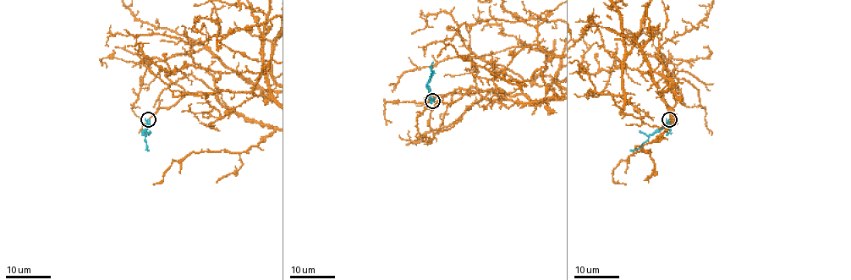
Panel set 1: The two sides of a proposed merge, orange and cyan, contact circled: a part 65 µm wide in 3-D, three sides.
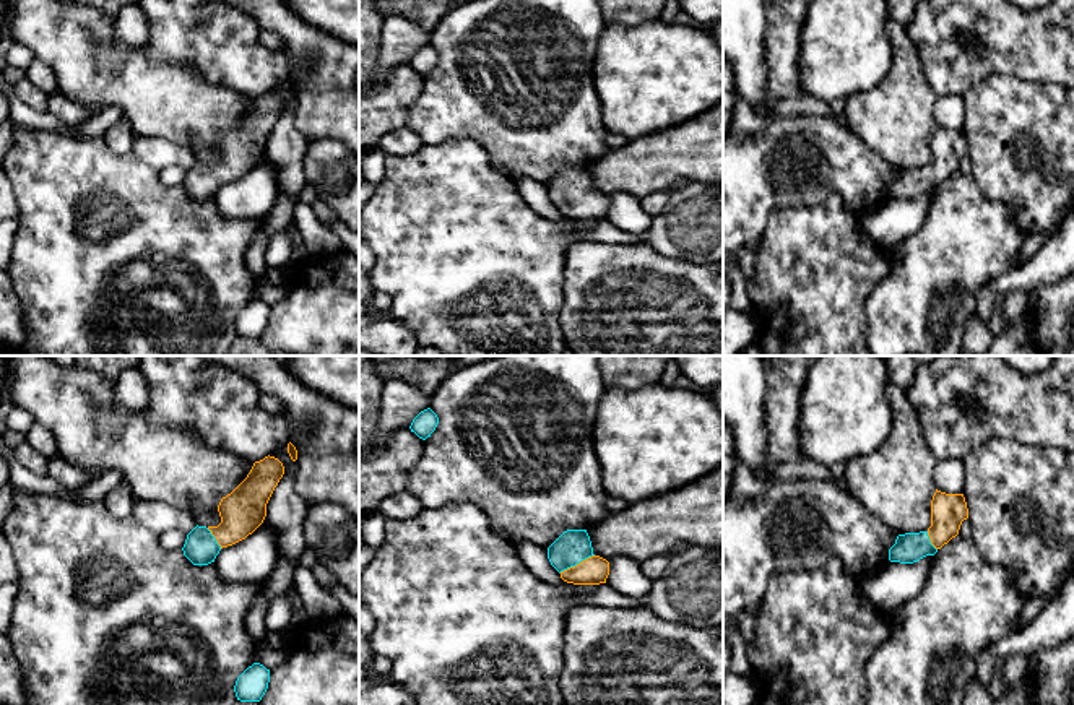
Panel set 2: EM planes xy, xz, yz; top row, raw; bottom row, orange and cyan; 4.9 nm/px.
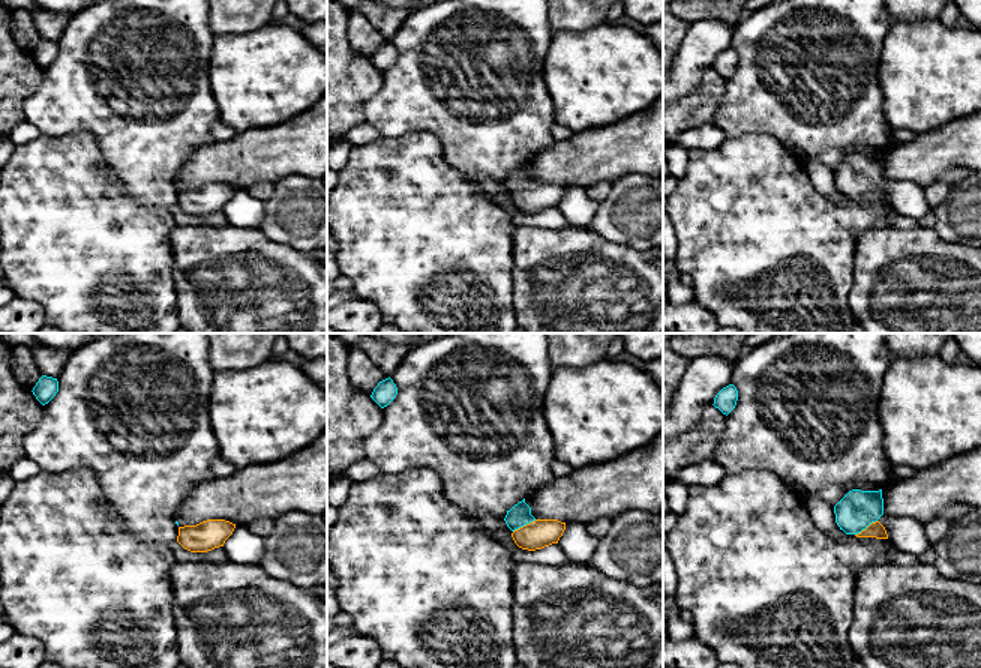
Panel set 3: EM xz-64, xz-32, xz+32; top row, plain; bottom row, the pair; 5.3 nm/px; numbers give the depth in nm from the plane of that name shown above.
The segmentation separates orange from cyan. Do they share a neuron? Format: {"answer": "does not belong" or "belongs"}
{"answer": "belongs"}

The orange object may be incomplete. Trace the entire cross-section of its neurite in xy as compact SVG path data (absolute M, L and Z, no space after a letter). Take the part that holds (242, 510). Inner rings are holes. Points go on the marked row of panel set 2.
M275 456L255 461L247 478L221 499L218 526L195 526L182 547L193 565L214 562L223 547L252 534L266 517L266 504L284 474L283 463Z

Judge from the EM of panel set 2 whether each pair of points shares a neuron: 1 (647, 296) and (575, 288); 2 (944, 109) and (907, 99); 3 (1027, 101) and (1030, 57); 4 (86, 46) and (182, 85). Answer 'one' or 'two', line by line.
1: one
2: two
3: two
4: one

